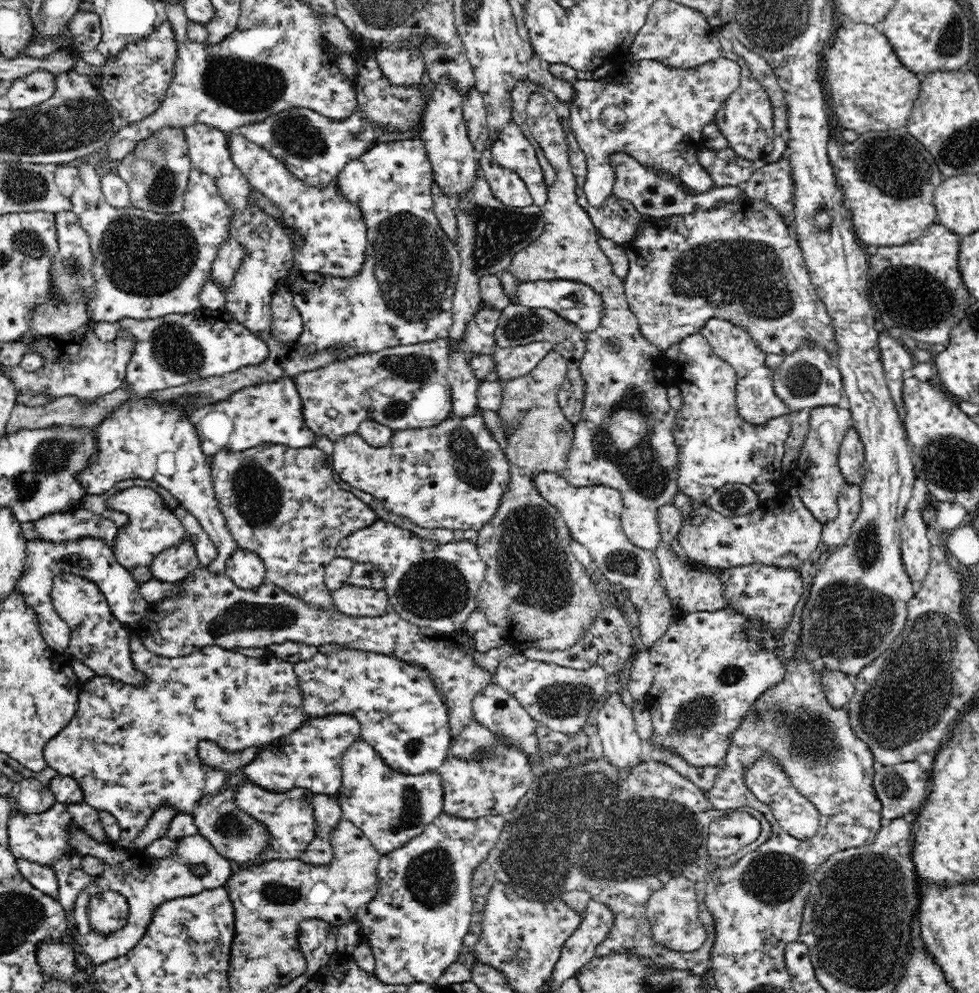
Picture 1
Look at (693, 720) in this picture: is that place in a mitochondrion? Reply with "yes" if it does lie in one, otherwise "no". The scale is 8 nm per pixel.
yes

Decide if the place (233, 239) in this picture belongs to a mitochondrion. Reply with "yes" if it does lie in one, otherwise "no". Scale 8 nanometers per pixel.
no

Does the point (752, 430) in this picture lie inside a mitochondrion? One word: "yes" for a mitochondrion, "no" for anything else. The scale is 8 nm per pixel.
no

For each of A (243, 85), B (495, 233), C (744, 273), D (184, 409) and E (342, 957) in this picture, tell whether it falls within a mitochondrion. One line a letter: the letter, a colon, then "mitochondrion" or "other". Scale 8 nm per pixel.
A: mitochondrion
B: mitochondrion
C: mitochondrion
D: other
E: other

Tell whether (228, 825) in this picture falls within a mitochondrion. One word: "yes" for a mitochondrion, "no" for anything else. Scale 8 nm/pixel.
yes

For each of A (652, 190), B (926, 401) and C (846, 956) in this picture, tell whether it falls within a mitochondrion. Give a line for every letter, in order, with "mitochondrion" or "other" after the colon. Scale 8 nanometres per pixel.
A: other
B: other
C: mitochondrion

